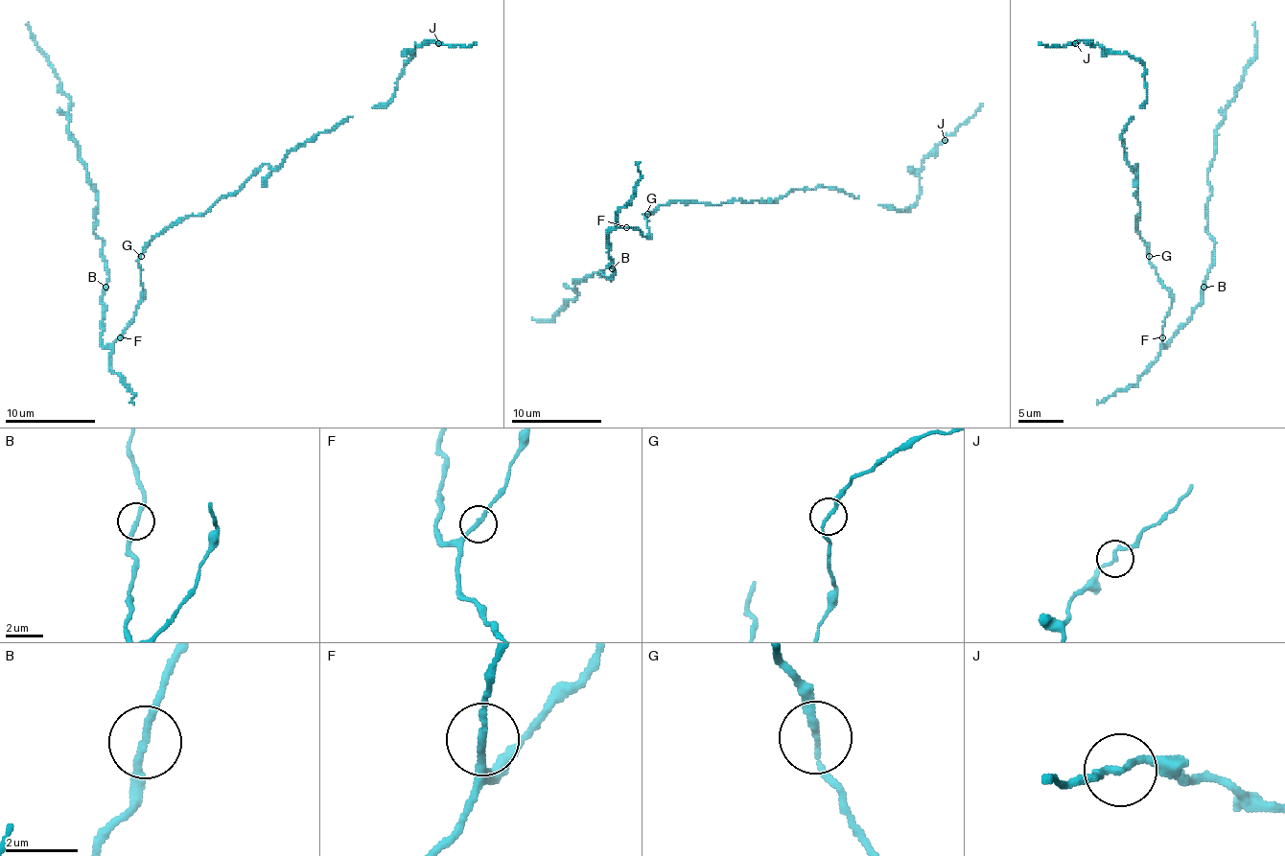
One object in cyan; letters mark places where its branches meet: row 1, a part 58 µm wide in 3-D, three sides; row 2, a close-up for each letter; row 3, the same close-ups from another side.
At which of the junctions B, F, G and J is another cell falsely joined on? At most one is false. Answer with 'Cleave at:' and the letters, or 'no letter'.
Cleave at: no letter

